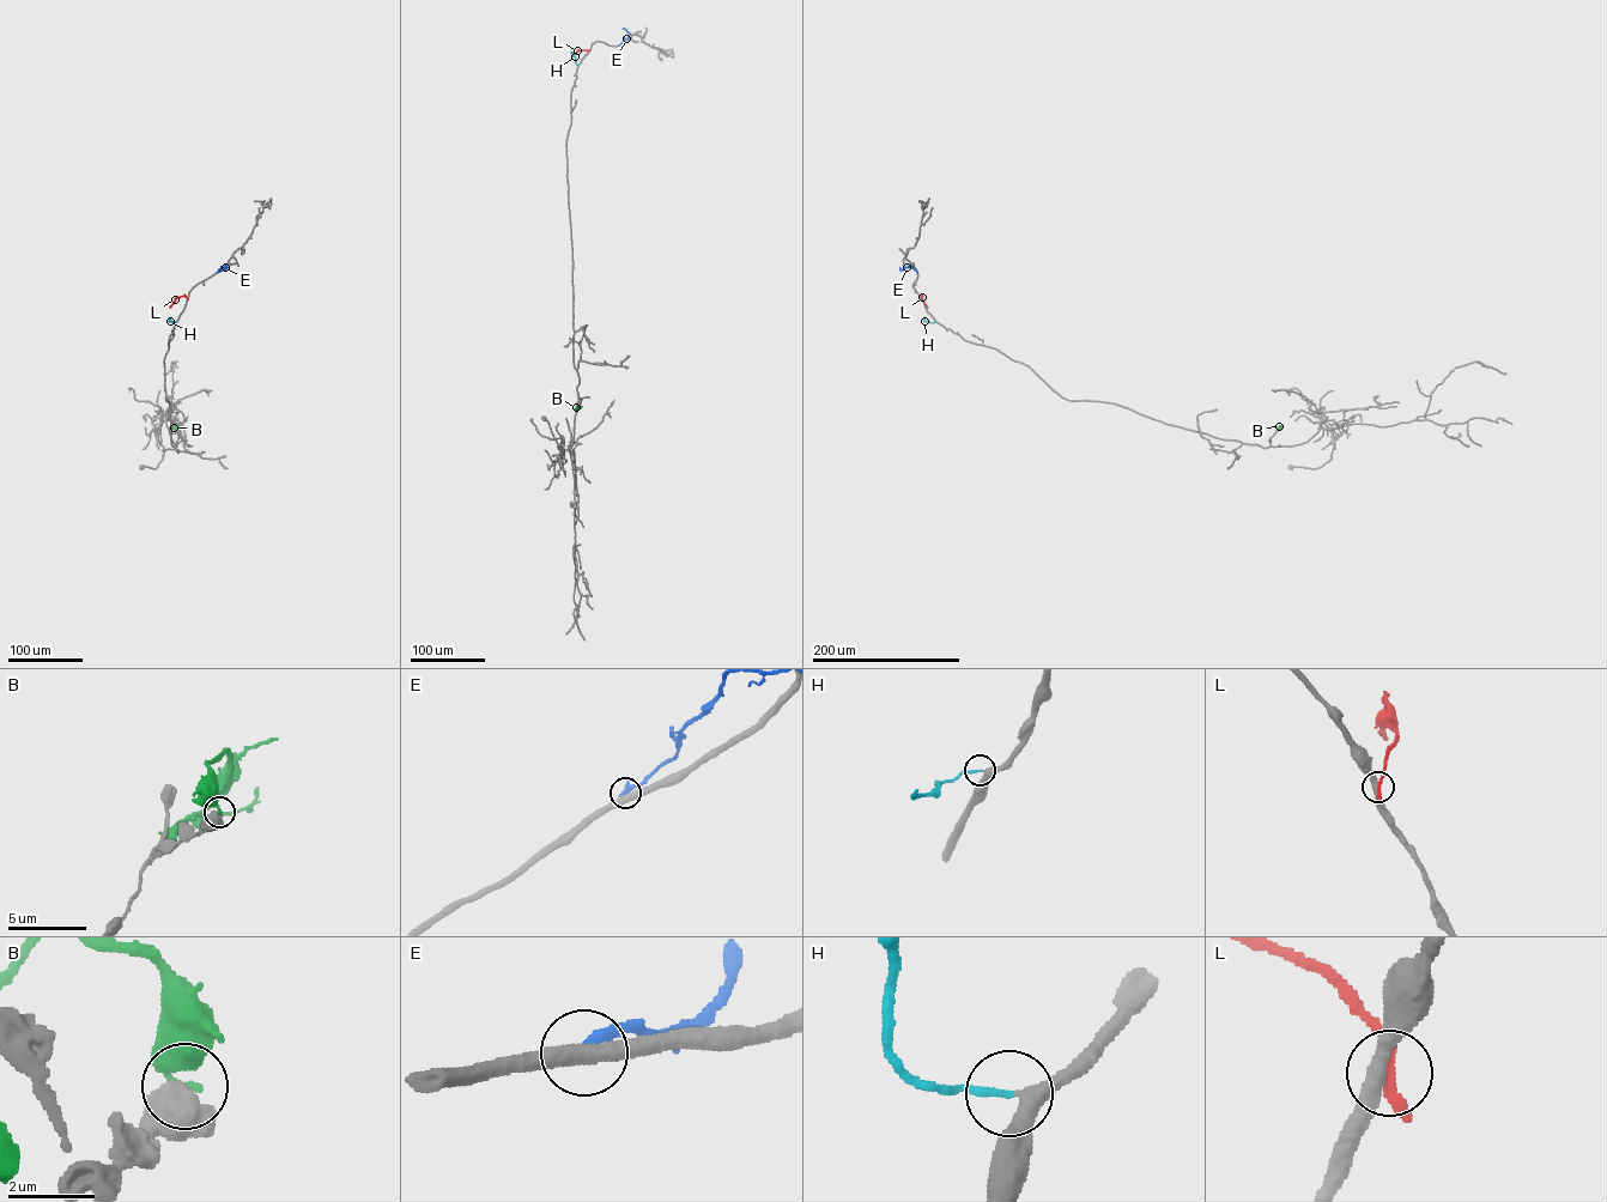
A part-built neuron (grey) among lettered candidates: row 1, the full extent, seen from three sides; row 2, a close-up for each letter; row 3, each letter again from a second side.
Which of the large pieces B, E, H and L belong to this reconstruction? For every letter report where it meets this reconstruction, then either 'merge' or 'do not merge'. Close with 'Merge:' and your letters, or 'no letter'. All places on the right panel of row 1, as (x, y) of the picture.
B: meets grey at (1279, 429); do not merge
E: meets grey at (917, 272); do not merge
H: meets grey at (937, 321); merge
L: meets grey at (921, 298); do not merge
Merge: H

